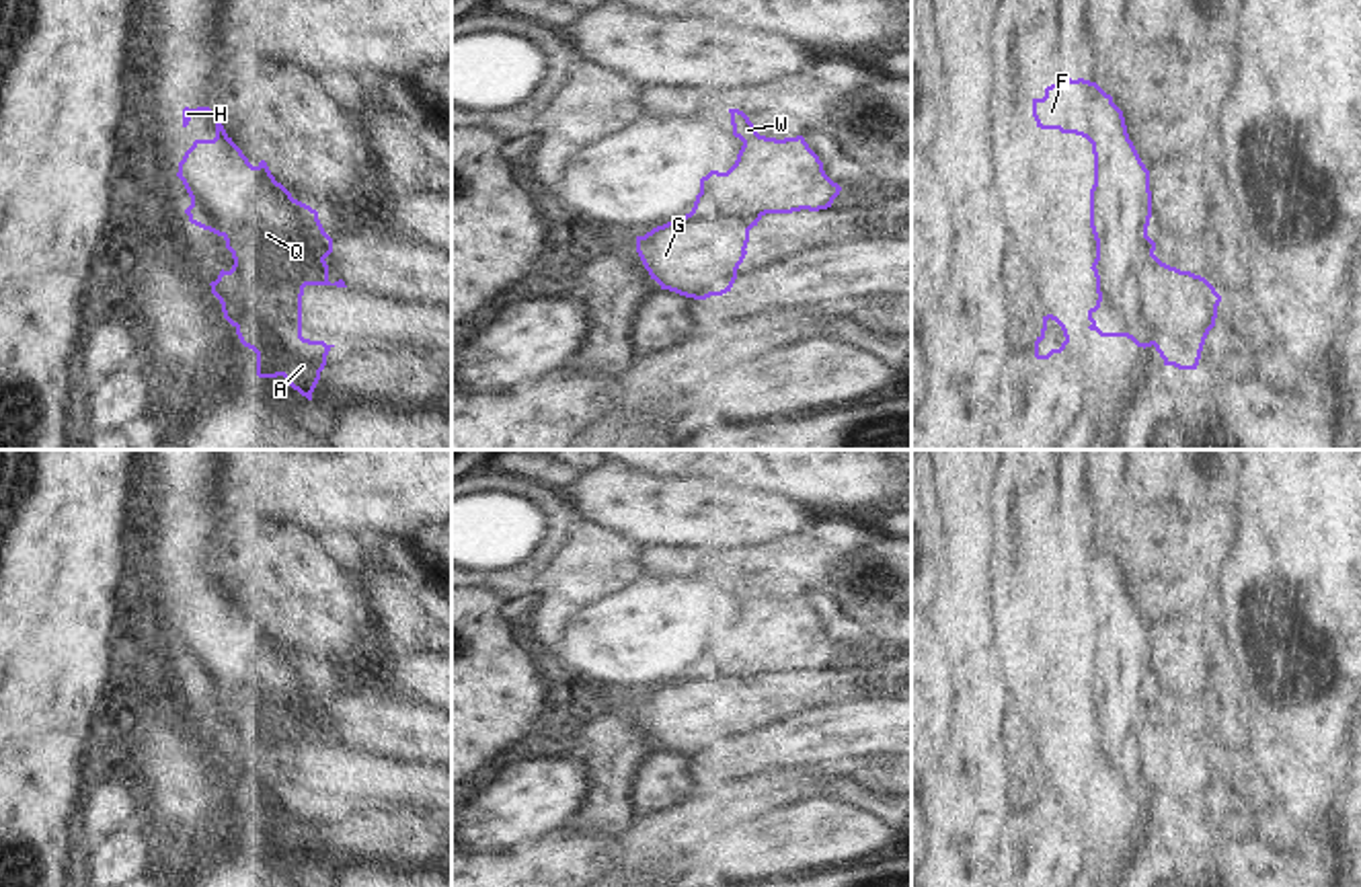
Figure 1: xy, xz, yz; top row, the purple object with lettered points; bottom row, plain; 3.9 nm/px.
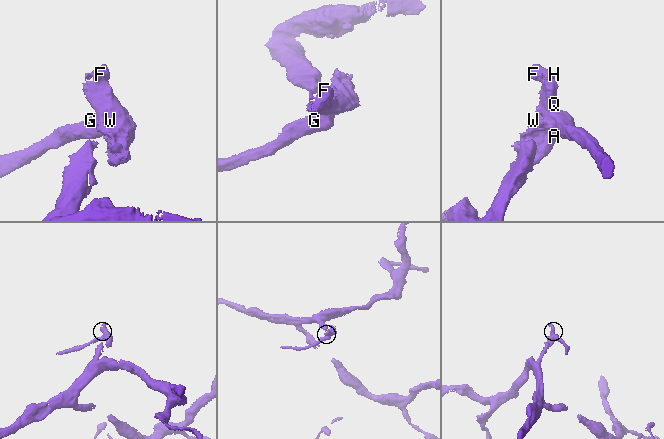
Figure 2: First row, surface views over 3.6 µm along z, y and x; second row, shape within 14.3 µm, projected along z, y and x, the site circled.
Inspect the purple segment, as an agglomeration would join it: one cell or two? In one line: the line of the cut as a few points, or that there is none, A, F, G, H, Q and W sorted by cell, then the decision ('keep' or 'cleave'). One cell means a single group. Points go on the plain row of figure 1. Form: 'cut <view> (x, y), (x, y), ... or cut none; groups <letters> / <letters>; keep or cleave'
cut xy (235, 721), (255, 736), (269, 738), (274, 754), (265, 773); groups A F H Q W / G; cleave

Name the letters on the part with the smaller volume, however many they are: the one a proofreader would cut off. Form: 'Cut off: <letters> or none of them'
Cut off: G

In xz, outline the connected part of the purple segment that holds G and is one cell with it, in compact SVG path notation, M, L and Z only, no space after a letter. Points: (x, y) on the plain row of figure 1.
M686 673L636 696L636 712L661 749L706 760L731 751L749 692L721 678Z

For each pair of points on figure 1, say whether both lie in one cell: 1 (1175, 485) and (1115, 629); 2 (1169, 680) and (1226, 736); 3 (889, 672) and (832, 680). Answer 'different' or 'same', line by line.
1: different
2: different
3: different

